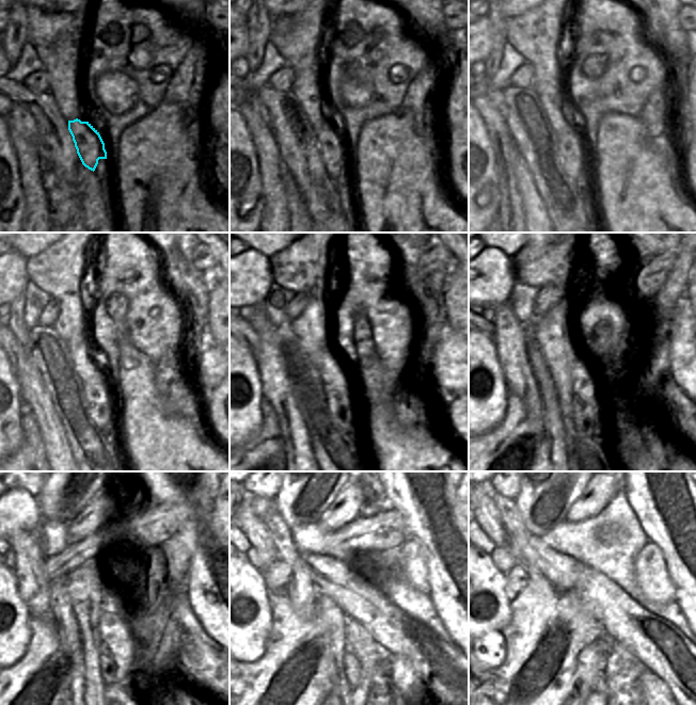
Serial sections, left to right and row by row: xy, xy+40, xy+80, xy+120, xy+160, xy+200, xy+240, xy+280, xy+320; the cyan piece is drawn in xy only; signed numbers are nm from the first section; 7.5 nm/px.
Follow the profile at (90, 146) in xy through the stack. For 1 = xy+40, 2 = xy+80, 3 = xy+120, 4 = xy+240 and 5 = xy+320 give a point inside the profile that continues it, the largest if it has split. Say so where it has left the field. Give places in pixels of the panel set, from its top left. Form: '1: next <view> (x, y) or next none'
1: next xy+40 (332, 153)
2: next xy+80 (573, 154)
3: next xy+120 (99, 401)
4: next xy+240 (119, 652)
5: next xy+320 (608, 651)

